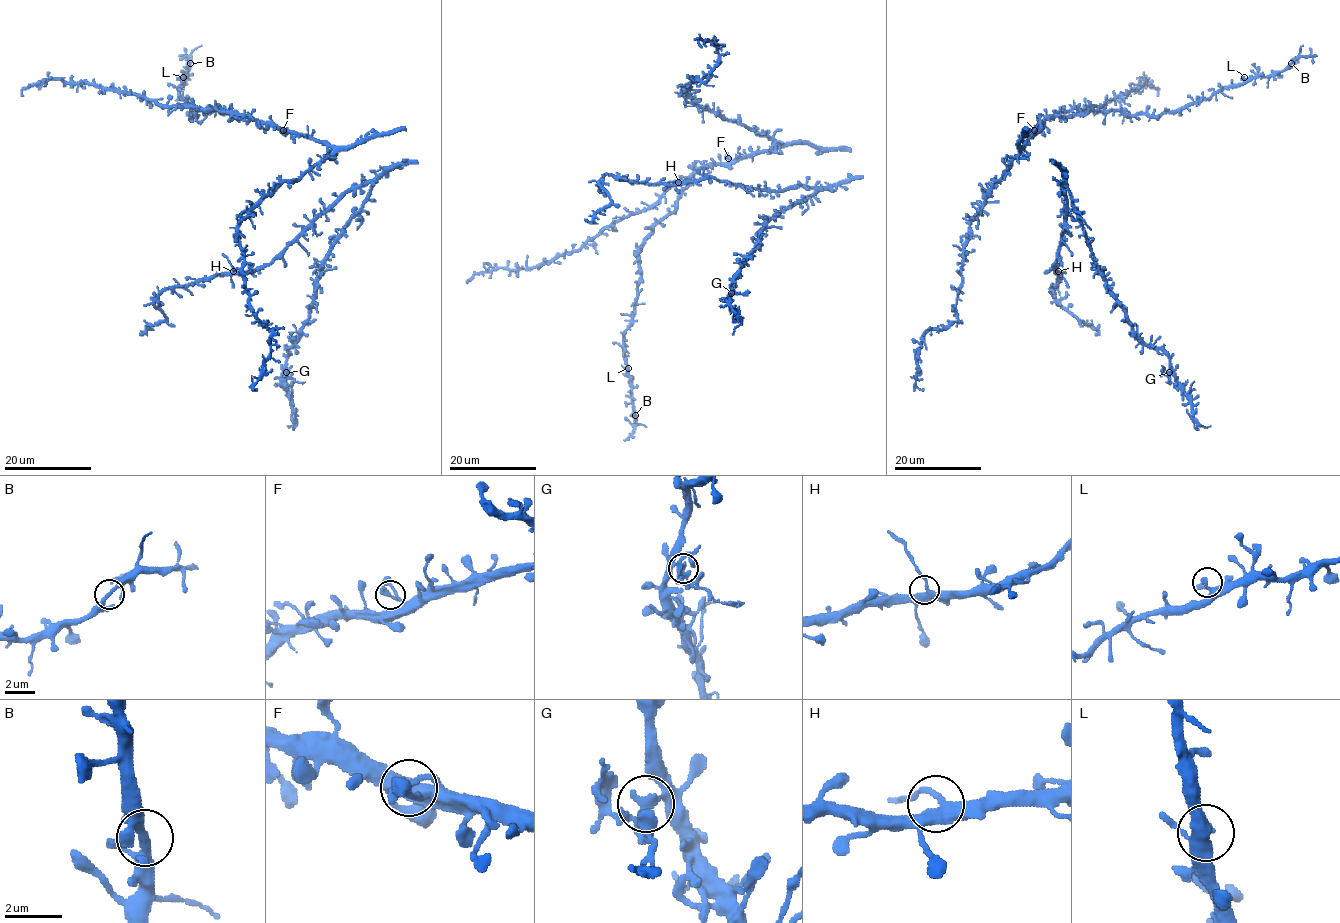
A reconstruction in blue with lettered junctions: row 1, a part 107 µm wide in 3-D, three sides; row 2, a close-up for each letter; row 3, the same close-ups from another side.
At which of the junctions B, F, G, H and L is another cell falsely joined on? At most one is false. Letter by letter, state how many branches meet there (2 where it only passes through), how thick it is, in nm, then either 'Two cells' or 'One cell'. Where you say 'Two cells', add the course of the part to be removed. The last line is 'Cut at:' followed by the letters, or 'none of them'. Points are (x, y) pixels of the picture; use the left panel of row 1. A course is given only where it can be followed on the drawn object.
B: Branches: 3. Thickness 240 nm. One cell
F: Branches: 3. Thickness 220 nm. One cell
G: Branches: 3. Thickness 200 nm. Two cells. Course of the part to remove: (286, 372), (296, 382), (305, 382)
H: Branches: 3. Thickness 300 nm. One cell
L: Branches: 2. Thickness 260 nm. One cell
Cut at: G

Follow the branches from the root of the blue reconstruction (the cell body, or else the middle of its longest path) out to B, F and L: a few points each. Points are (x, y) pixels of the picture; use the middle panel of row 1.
B: (808, 145), (772, 146), (701, 168), (678, 206), (654, 227), (639, 253), (640, 283), (625, 333), (635, 415)
F: (808, 145), (786, 144), (734, 160), (728, 158)
L: (808, 145), (772, 146), (701, 168), (691, 178), (639, 253), (640, 283), (625, 333), (628, 368)

